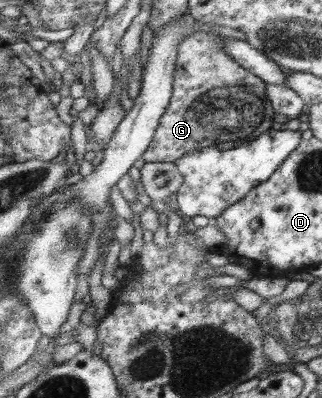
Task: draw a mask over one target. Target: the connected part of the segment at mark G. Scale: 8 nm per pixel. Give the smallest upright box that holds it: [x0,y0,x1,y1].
[142,31,275,163]

